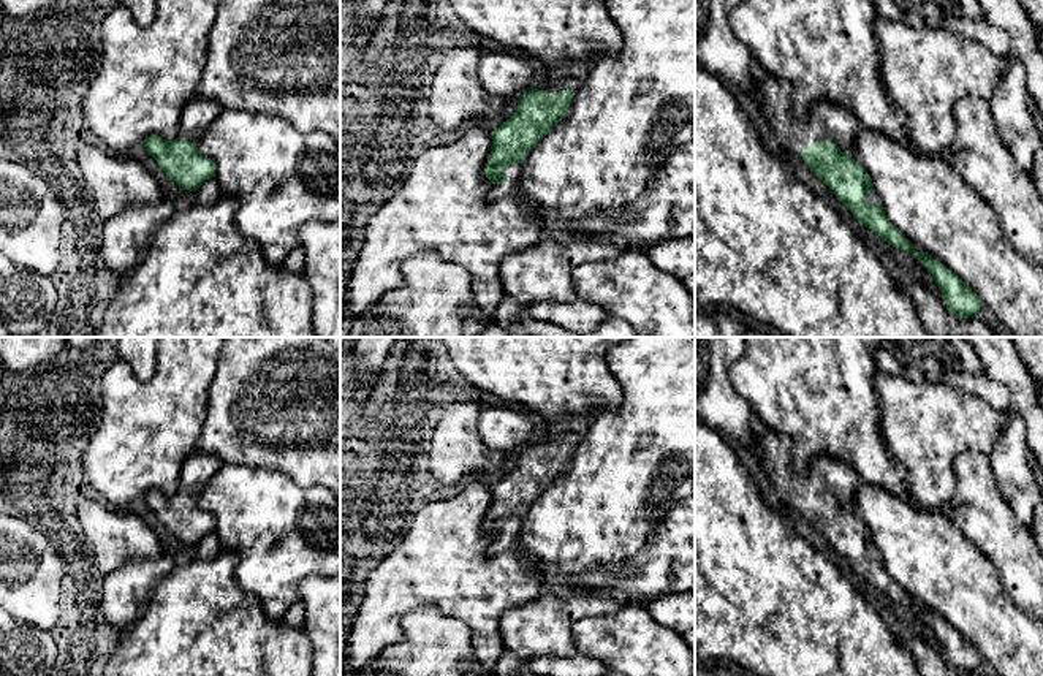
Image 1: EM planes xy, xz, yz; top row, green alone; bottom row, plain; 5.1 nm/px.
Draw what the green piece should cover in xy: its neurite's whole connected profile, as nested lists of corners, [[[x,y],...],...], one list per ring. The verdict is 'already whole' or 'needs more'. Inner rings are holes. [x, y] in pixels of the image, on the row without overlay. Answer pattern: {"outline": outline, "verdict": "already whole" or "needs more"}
{"outline": [[[193,451],[182,464],[179,491],[174,496],[158,489],[142,496],[165,529],[182,545],[196,546],[207,534],[215,532],[217,519],[201,510],[196,499],[222,465],[218,458]]], "verdict": "needs more"}

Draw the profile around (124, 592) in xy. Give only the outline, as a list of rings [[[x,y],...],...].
[[[161,551],[155,559],[131,559],[104,576],[101,610],[104,619],[125,632],[149,598],[149,592],[174,568],[174,557]]]

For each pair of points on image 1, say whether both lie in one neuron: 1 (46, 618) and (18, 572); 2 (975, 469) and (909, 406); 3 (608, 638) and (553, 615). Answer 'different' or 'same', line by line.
1: same
2: different
3: different

